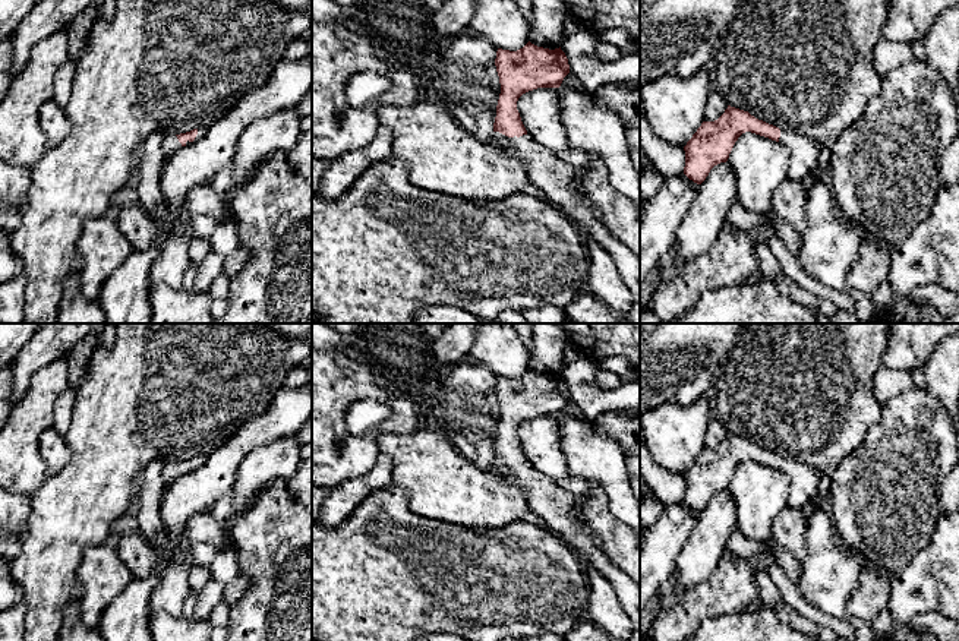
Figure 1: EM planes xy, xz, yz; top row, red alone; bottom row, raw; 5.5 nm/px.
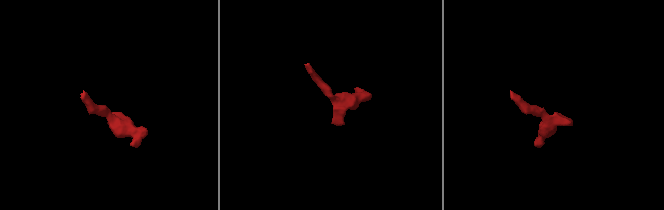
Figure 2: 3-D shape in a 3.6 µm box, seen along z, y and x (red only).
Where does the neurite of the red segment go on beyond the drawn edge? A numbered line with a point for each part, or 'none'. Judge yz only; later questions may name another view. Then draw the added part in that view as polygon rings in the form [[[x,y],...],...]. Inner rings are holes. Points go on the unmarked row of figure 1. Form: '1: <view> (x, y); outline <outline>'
1: yz (804, 480); outline [[[780,458],[779,470],[791,479],[791,508],[802,509],[808,502],[816,499],[820,477],[813,467]]]

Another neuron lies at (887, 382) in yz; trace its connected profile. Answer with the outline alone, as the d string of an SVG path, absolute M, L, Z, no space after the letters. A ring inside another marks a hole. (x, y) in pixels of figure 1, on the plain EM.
M880 366L873 376L873 394L878 404L887 402L906 391L915 388L915 383L905 370Z

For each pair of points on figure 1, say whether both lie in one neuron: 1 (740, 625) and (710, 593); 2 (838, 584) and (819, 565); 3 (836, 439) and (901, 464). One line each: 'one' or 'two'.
1: two
2: one
3: two

